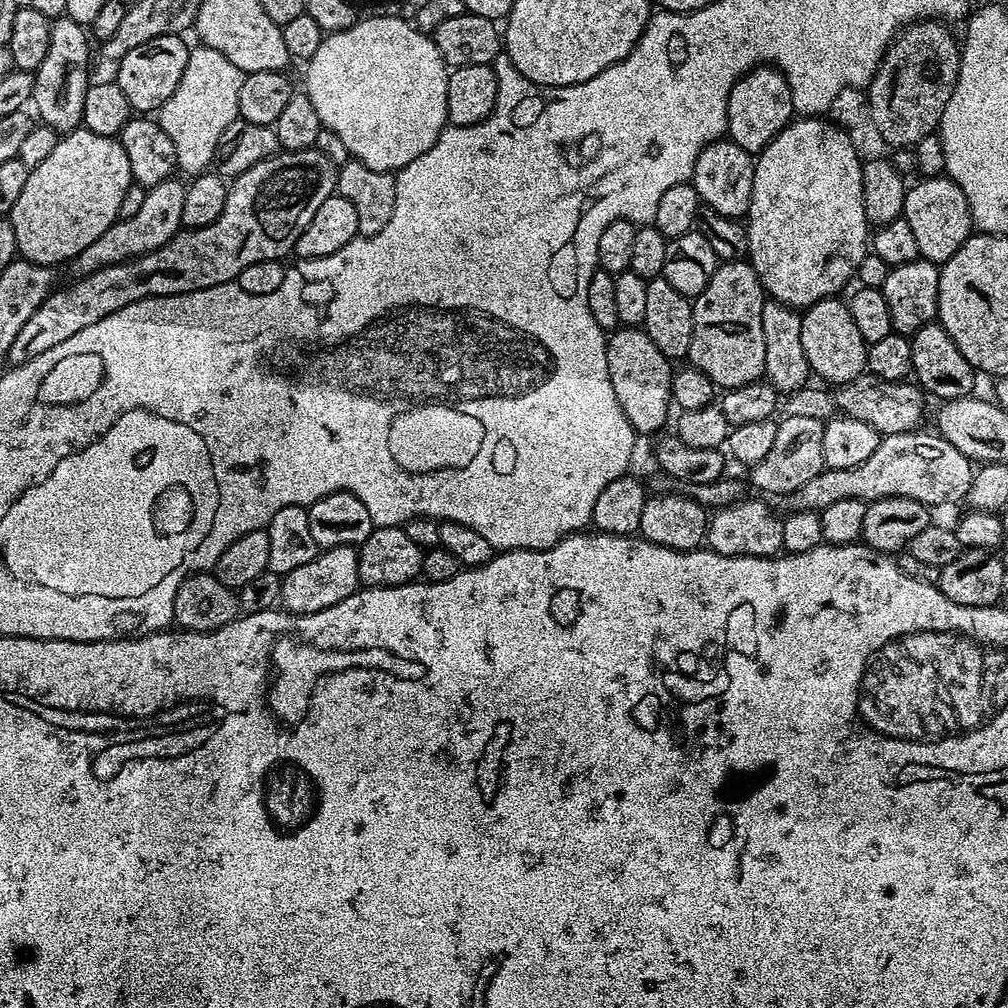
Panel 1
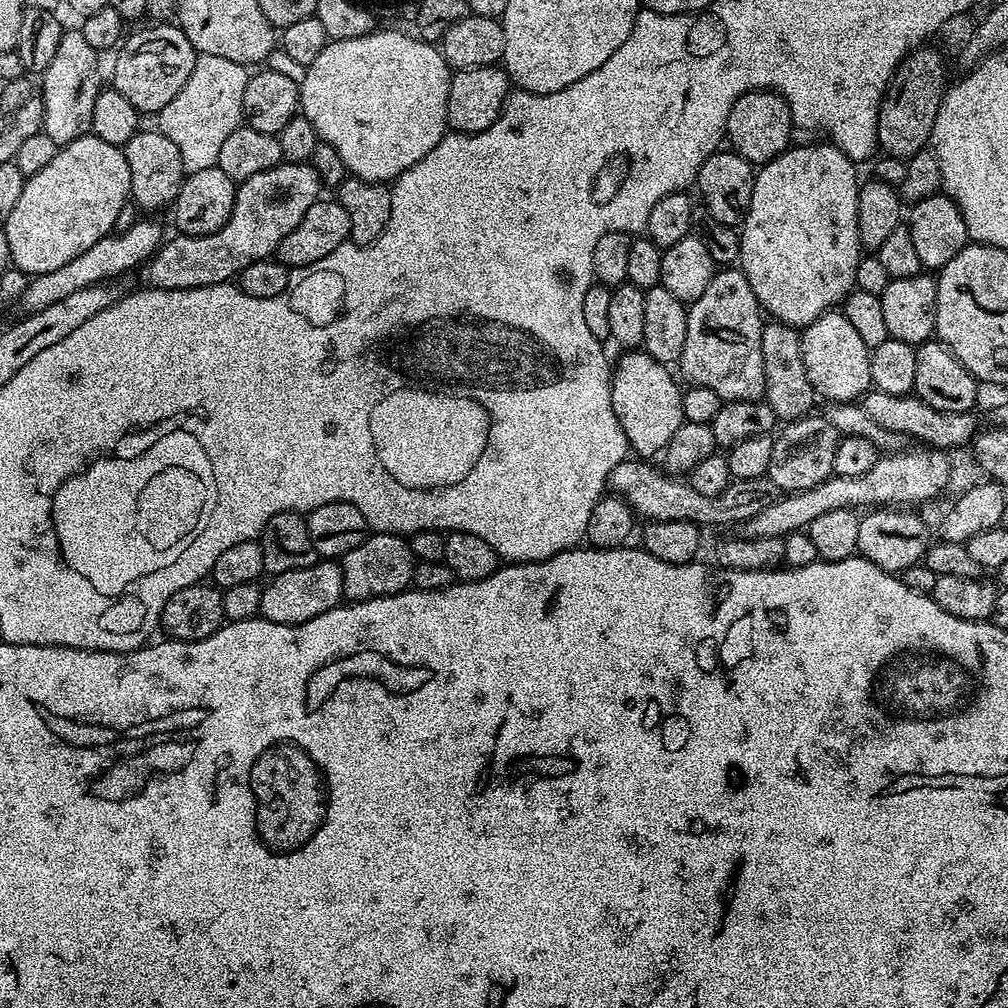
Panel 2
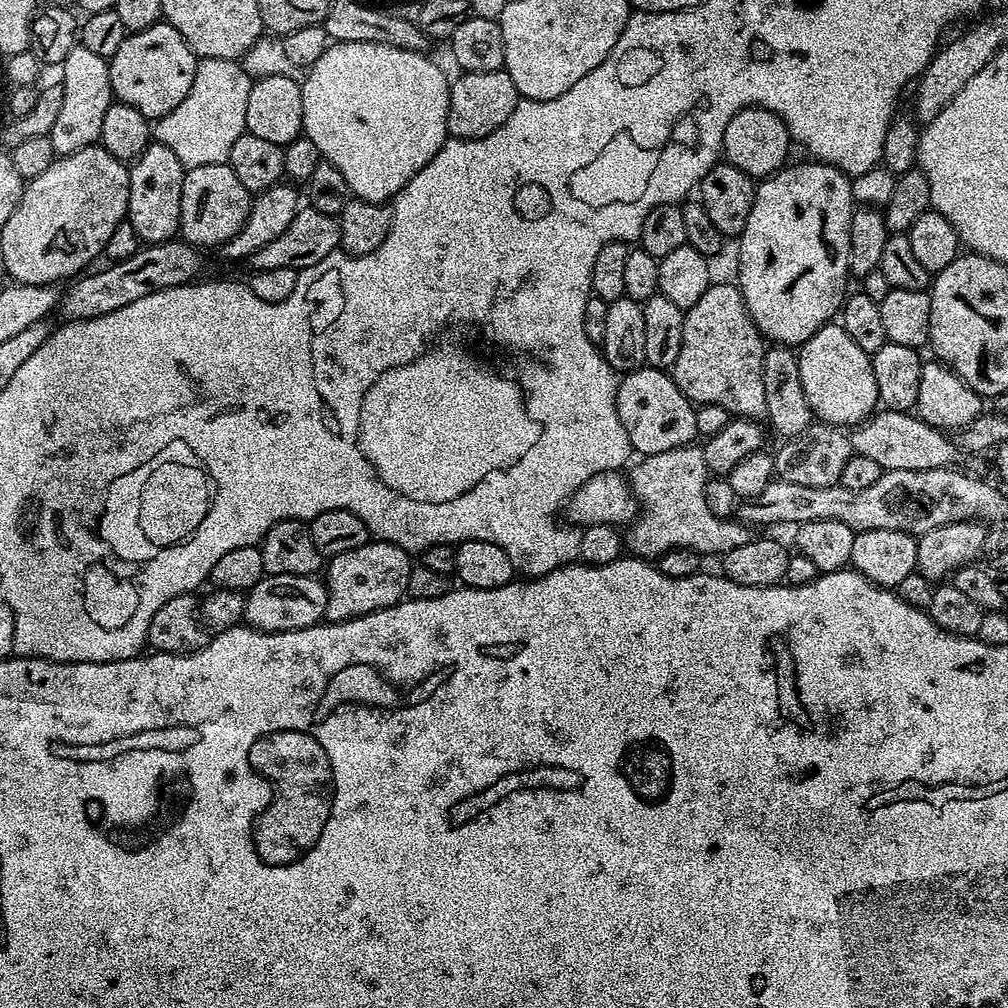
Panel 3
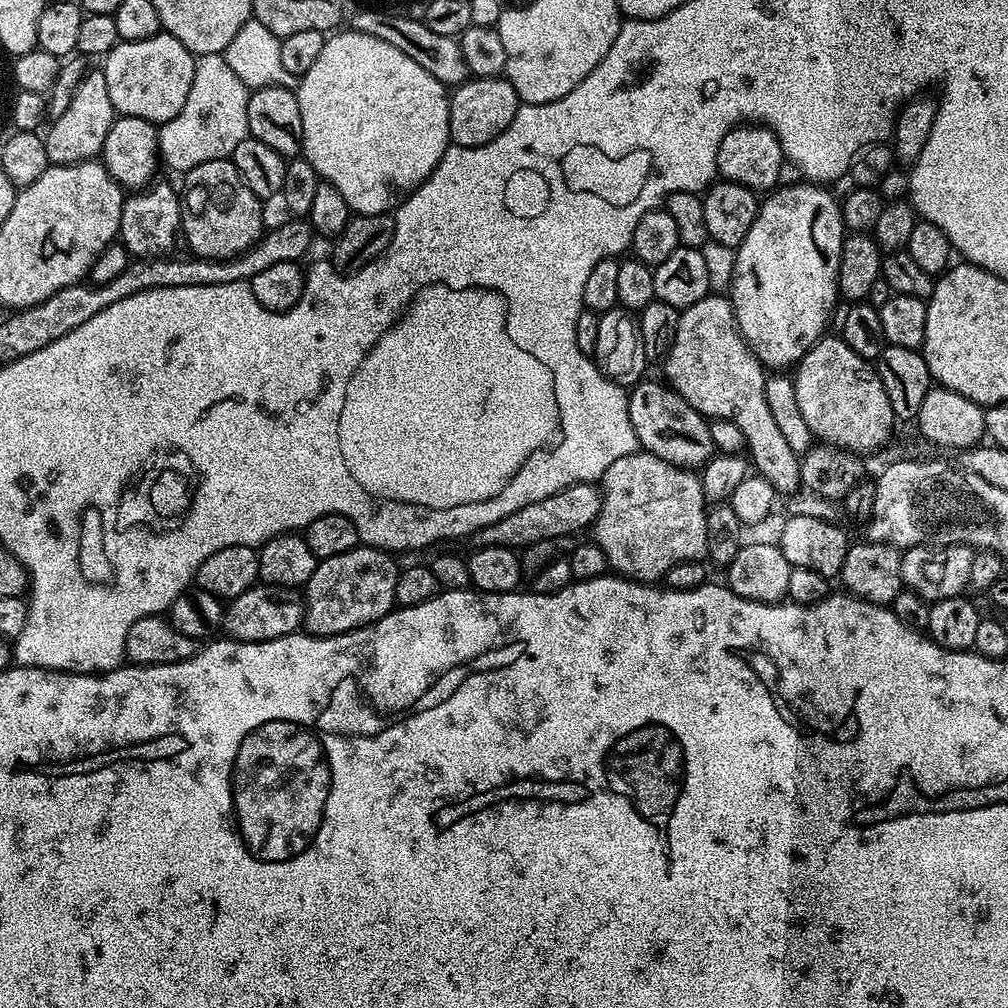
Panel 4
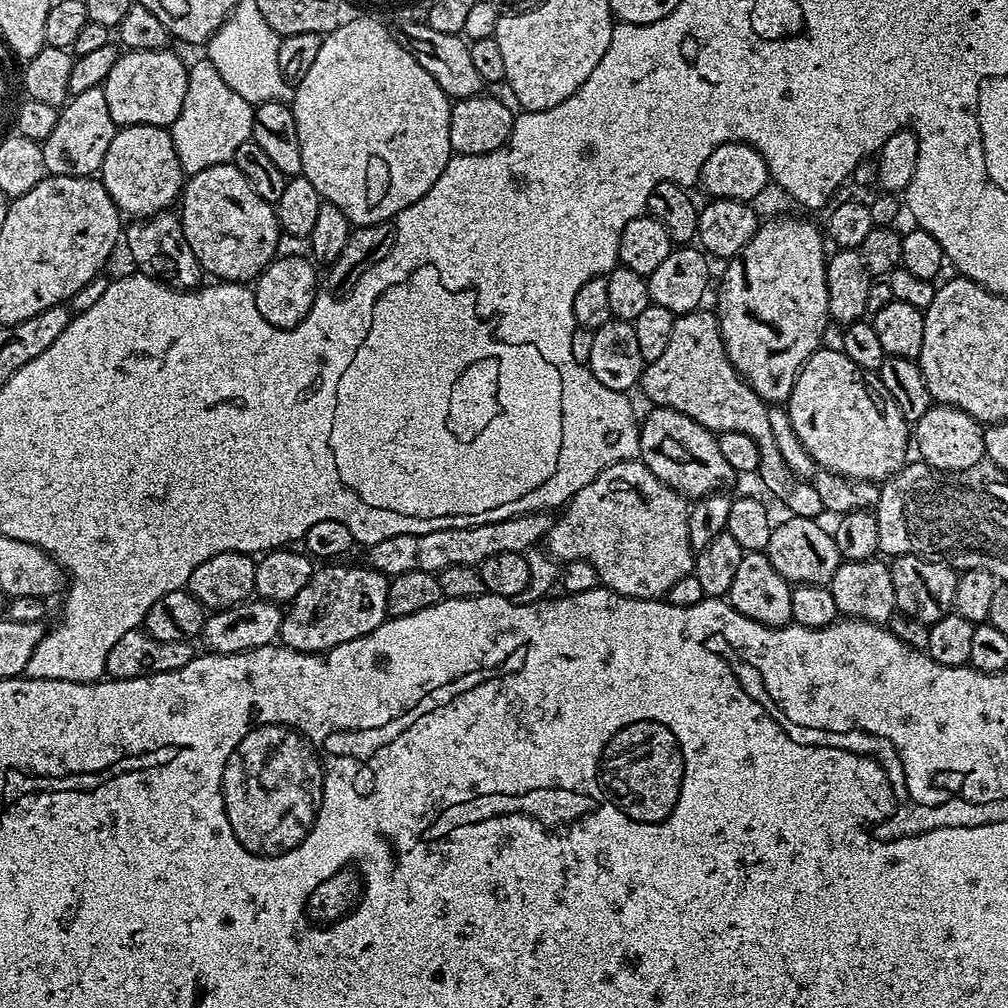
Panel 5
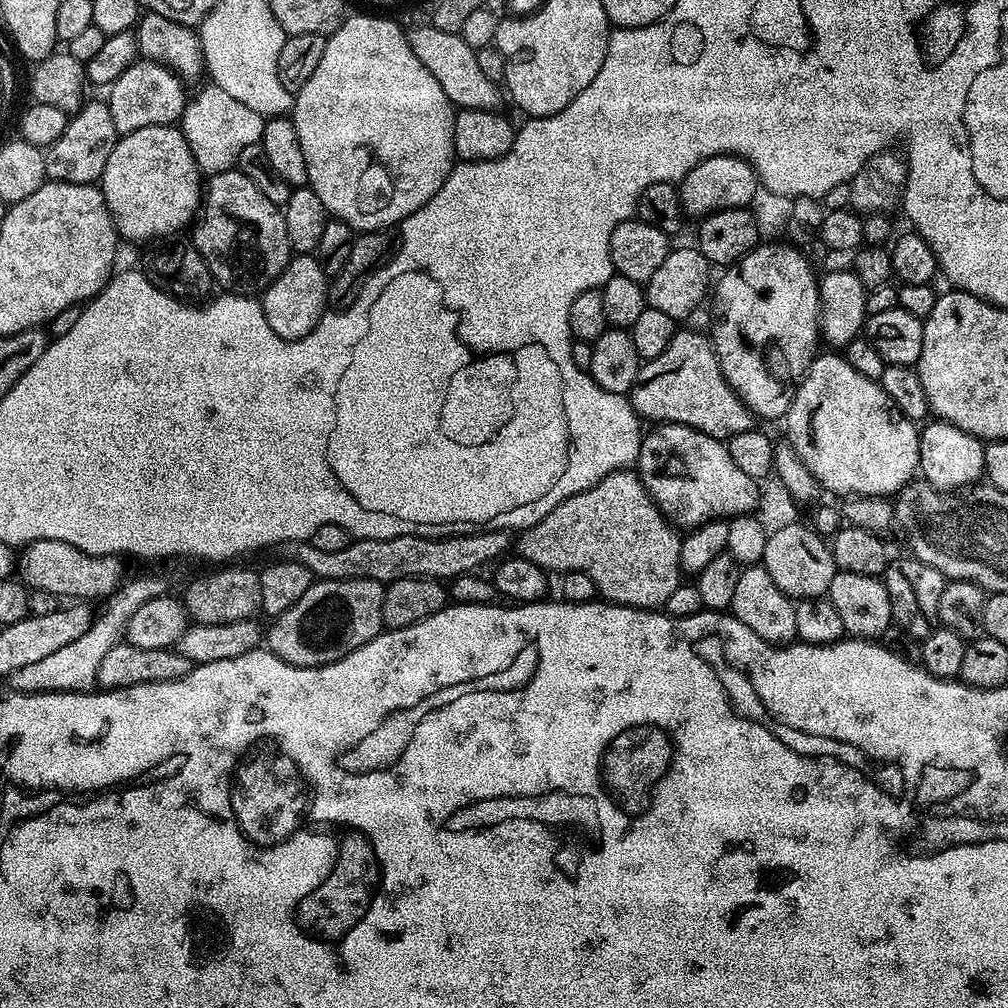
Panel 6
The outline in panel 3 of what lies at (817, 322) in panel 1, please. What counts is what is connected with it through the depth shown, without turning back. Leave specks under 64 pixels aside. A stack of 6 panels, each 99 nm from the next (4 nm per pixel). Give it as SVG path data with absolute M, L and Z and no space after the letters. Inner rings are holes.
M840 322L823 324L801 344L804 345L798 348L798 371L806 401L817 421L837 426L856 426L877 411L881 401L872 357L850 338Z

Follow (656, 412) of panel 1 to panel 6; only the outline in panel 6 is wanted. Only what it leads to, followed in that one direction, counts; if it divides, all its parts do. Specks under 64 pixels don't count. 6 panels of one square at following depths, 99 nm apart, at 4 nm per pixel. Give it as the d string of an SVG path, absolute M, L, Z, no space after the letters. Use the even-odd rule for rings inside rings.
M661 423L653 428L656 429L649 436L647 433L640 441L638 475L644 483L644 488L650 494L650 498L664 513L664 518L669 524L677 529L695 530L714 520L747 516L757 511L761 485L738 468L737 463L728 453L728 445L725 441L708 437L698 429L684 424Z

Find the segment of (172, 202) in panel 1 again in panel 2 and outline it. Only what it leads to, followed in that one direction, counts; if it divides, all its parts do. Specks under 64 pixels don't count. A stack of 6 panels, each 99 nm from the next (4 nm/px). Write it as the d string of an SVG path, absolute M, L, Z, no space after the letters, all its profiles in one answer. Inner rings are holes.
M137 219L130 230L119 234L103 236L90 250L78 254L66 266L58 266L57 270L47 271L46 274L33 277L29 281L27 290L21 296L21 305L24 304L25 311L36 312L45 309L46 306L62 301L67 295L77 293L78 290L89 288L90 285L114 280L114 277L131 270L139 269L148 263L161 244L165 243L164 228L156 220Z

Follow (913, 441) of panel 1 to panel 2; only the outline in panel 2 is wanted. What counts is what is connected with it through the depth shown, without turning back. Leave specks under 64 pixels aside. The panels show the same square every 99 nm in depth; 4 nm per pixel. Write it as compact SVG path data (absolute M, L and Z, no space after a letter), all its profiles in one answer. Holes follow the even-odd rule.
M916 446L913 452L893 451L891 454L881 455L880 460L874 462L873 469L866 470L866 474L861 476L833 474L827 480L818 482L818 486L810 486L810 490L782 494L773 505L766 506L766 510L754 514L754 518L739 525L739 539L783 538L792 532L803 532L808 529L810 522L814 522L814 518L822 518L822 514L830 514L830 510L868 510L873 506L892 505L916 506L916 503L922 500L932 500L948 488L948 479L952 476L952 464L948 461L948 456L947 451L931 446Z

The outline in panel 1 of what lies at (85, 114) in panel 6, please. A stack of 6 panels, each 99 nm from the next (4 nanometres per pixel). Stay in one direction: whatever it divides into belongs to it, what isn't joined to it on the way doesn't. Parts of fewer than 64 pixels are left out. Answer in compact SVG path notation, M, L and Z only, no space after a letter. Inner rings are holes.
M67 14L53 19L46 58L42 58L42 66L38 66L34 73L32 104L35 115L60 134L67 134L81 127L84 118L86 90L90 83L88 67L92 64L88 40L90 41L90 36L85 25L74 22Z

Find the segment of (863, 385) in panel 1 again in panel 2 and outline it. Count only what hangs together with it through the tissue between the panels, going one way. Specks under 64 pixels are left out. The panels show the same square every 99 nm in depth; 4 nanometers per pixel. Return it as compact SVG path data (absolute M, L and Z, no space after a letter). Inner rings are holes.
M873 389L864 394L862 407L864 413L880 426L908 438L912 436L921 445L941 450L953 450L952 448L960 448L963 444L964 447L971 445L976 438L976 433L982 428L982 423L980 424L975 411L943 412L934 410L934 406L926 406L926 402L919 400L919 397L914 394L898 396Z

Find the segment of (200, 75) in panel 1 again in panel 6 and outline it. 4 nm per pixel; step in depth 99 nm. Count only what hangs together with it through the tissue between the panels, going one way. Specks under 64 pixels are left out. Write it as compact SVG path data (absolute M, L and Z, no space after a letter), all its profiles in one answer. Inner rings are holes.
M205 83L206 86L196 97L189 99L184 106L184 115L178 121L178 127L184 133L186 142L196 159L201 173L213 174L230 171L237 167L237 160L246 146L261 143L265 117L254 114L242 102L236 101L226 90L217 84Z

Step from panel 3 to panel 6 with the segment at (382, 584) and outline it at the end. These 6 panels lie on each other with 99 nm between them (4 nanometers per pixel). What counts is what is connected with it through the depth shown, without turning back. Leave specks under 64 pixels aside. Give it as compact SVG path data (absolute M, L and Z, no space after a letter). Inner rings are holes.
M316 580L286 614L271 621L272 629L266 632L267 651L299 668L317 668L346 658L346 654L366 646L384 628L384 589L385 585L373 580Z

